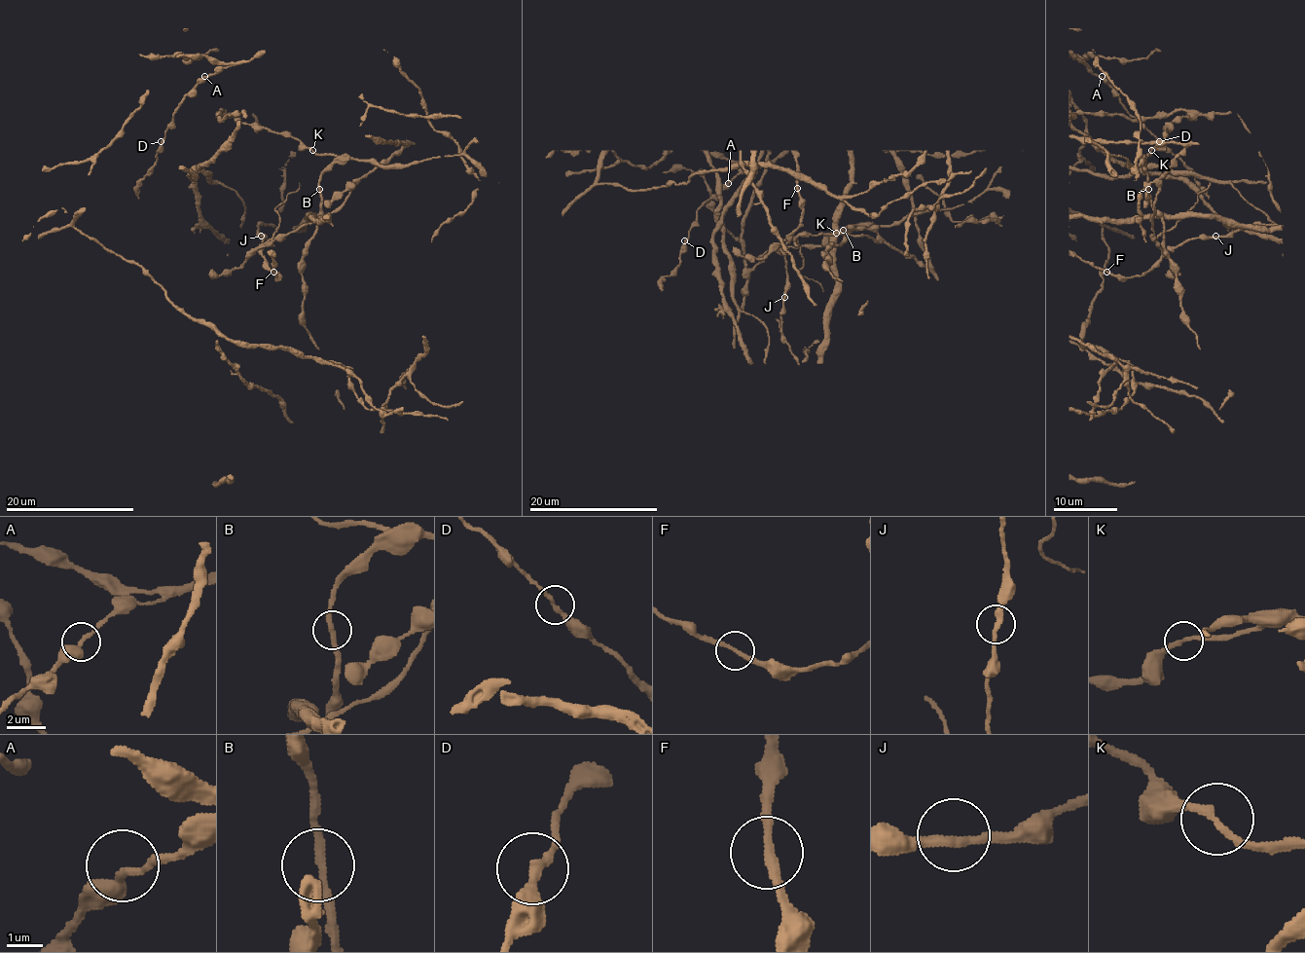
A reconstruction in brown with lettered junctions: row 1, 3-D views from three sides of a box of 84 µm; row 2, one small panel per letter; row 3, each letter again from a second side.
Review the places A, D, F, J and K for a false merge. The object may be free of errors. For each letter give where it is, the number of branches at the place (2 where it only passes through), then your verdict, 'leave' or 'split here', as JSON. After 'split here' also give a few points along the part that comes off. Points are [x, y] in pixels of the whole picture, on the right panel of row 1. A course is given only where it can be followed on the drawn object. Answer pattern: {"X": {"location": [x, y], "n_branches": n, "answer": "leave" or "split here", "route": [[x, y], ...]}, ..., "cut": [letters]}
{"A": {"location": [1102, 76], "n_branches": 2, "answer": "leave"}, "D": {"location": [1159, 141], "n_branches": 2, "answer": "leave"}, "F": {"location": [1106, 272], "n_branches": 2, "answer": "leave"}, "J": {"location": [1215, 236], "n_branches": 2, "answer": "leave"}, "K": {"location": [1151, 150], "n_branches": 2, "answer": "leave"}, "cut": []}

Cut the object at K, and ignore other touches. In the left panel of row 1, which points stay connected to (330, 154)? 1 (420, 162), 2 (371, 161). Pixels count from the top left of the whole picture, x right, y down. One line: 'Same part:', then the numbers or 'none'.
Same part: 1, 2

